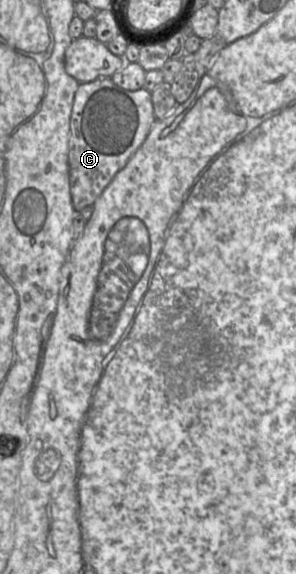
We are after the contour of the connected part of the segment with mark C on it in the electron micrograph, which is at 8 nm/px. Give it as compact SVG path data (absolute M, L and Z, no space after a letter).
M108 77L80 83L74 95L68 143L70 194L75 211L93 206L143 144L155 121L149 91L122 89Z

